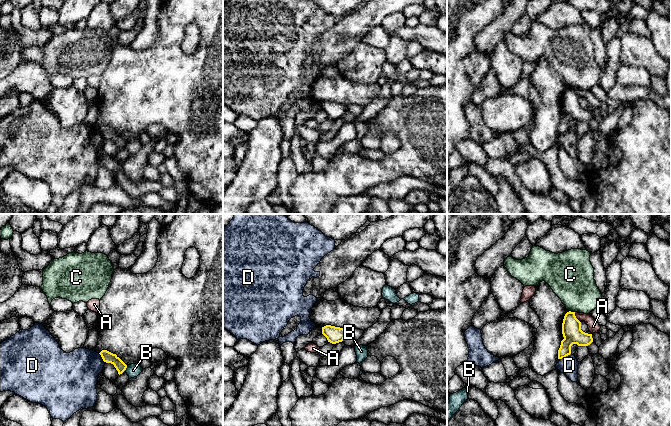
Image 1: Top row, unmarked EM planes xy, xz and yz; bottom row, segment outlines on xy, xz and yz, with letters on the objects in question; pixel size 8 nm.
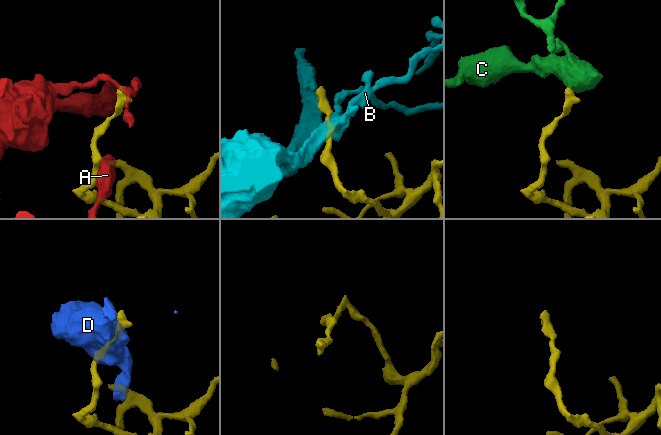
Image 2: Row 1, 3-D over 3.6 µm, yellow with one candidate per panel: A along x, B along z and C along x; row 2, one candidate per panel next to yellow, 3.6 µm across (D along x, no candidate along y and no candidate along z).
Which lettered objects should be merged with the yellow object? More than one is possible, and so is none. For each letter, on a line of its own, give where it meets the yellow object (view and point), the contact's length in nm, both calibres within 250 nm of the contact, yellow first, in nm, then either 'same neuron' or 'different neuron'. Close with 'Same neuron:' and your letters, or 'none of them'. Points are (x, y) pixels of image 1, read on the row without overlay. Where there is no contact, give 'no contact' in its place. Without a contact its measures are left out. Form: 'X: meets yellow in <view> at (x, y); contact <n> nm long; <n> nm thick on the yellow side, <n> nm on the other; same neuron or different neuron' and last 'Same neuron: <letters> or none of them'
A: meets yellow in yz at (575, 93); contact 100 nm long; 160 nm thick on the yellow side, 90 nm on the other; different neuron
B: meets yellow in xy at (126, 143); contact 50 nm long; 90 nm thick on the yellow side, 110 nm on the other; different neuron
C: meets yellow in yz at (572, 88); contact 50 nm long; 160 nm thick on the yellow side, 340 nm on the other; different neuron
D: meets yellow in yz at (564, 133); contact 120 nm long; 160 nm thick on the yellow side, 140 nm on the other; different neuron
Same neuron: none of them

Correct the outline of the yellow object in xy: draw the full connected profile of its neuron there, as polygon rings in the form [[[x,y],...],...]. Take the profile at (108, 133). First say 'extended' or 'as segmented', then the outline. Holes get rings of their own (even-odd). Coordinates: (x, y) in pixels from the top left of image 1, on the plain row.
as segmented | [[[102,126],[99,130],[104,138],[114,141],[119,151],[126,146],[127,141],[116,130],[113,130],[107,126]]]

